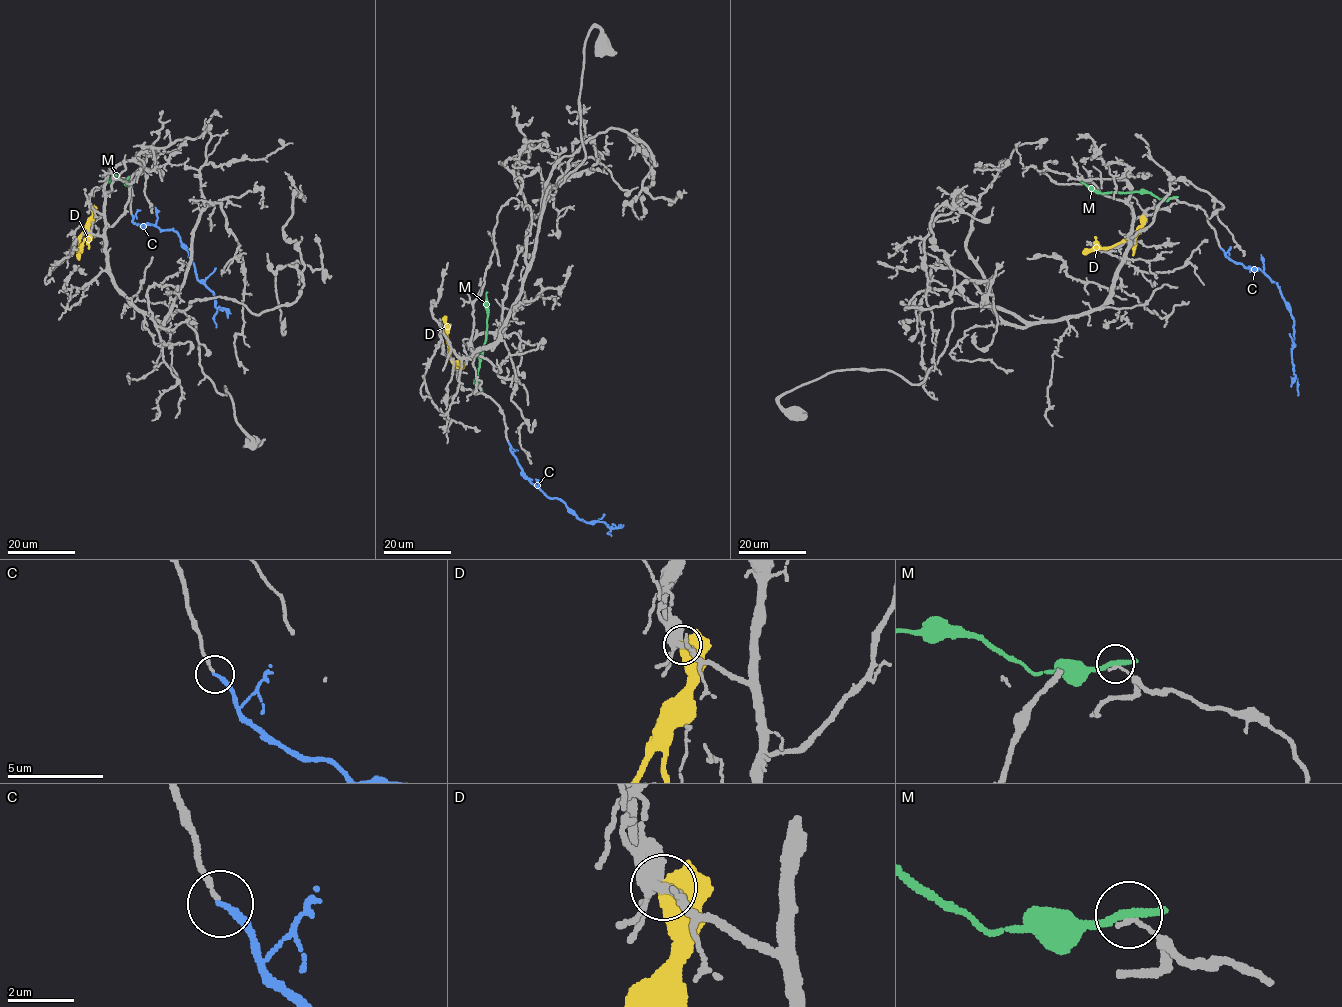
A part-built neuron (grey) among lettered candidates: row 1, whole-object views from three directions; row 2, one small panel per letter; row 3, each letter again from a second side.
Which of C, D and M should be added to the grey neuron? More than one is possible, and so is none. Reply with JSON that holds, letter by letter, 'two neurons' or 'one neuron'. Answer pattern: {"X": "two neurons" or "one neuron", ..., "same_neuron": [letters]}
{"C": "two neurons", "D": "two neurons", "M": "two neurons", "same_neuron": []}

